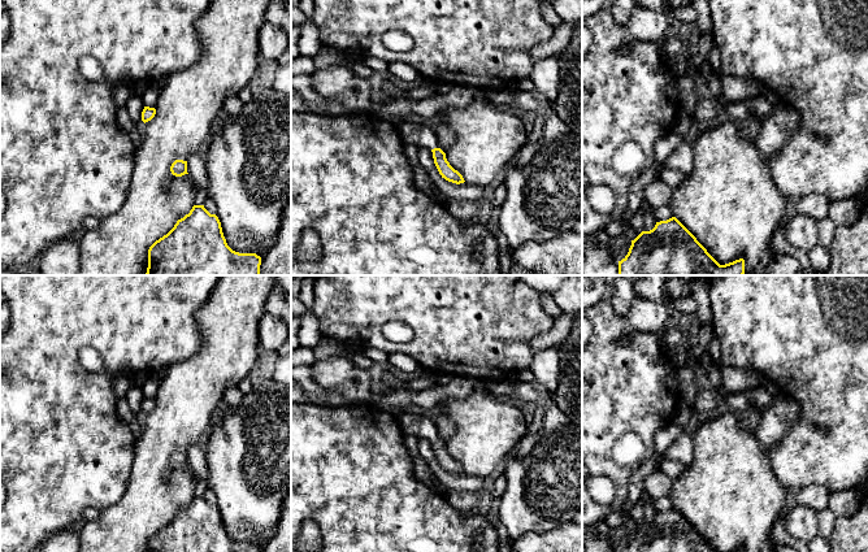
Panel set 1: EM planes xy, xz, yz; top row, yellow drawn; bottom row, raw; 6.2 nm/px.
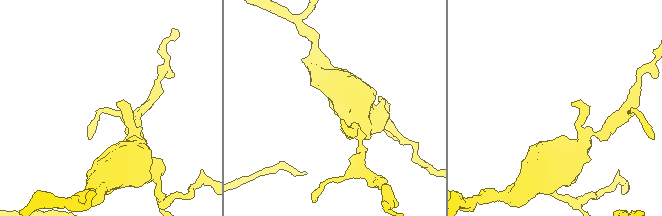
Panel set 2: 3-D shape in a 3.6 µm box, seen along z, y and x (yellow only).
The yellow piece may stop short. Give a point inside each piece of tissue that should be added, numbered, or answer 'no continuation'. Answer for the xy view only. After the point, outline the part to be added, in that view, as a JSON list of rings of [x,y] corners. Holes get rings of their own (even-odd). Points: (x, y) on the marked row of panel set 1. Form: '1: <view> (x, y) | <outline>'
no continuation

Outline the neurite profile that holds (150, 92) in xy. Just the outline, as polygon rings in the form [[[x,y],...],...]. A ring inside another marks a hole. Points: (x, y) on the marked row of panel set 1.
[[[148,83],[142,86],[142,99],[144,107],[155,108],[159,101],[161,83]]]

